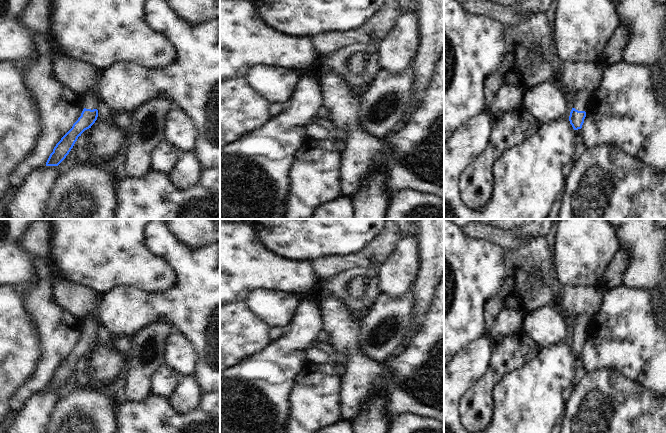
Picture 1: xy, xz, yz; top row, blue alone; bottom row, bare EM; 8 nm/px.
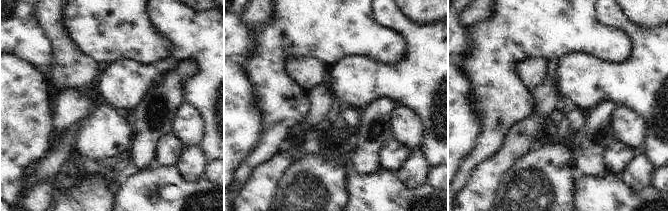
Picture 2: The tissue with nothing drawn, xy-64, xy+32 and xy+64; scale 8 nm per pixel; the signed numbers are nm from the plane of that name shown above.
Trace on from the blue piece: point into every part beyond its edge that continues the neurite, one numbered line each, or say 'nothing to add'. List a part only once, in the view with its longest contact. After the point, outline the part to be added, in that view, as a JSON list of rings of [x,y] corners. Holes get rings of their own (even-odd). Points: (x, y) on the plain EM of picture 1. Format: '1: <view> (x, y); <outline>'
1: xy (90, 324); [[[92,313],[91,315],[88,315],[87,317],[85,317],[79,322],[83,332],[91,333],[91,334],[103,332],[101,324],[99,323],[94,313]]]

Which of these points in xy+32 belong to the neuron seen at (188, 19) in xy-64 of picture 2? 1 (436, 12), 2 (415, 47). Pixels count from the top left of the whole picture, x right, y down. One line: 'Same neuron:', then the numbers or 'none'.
Same neuron: 2

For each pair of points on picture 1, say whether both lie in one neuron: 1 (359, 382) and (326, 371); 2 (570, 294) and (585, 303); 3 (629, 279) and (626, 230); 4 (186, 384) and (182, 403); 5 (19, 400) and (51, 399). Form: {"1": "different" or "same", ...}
{"1": "different", "2": "same", "3": "same", "4": "same", "5": "different"}

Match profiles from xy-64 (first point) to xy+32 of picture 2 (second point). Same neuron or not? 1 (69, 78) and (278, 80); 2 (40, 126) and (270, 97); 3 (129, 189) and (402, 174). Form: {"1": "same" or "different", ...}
{"1": "different", "2": "different", "3": "different"}

